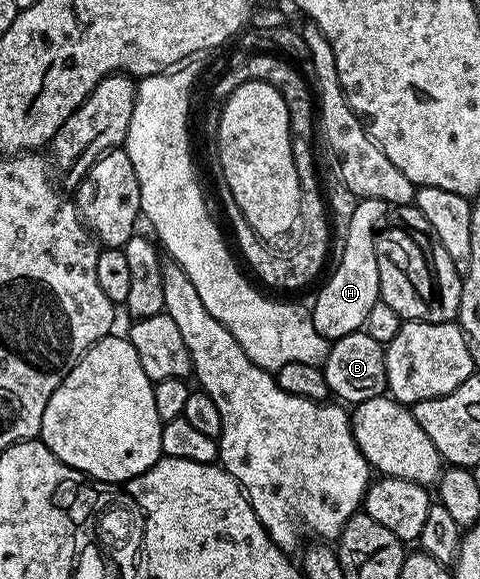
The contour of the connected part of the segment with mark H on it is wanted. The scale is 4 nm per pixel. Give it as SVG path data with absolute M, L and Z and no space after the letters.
M360 198L357 206L349 213L349 222L345 225L345 242L341 245L341 258L329 278L324 278L325 286L317 293L311 304L311 316L315 323L315 331L323 335L329 342L343 339L343 335L360 333L365 328L367 314L375 303L380 301L379 263L375 243L379 226L386 220L390 210L383 199Z

